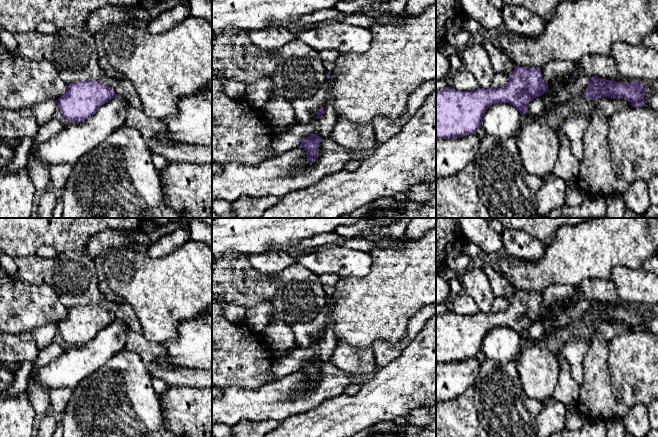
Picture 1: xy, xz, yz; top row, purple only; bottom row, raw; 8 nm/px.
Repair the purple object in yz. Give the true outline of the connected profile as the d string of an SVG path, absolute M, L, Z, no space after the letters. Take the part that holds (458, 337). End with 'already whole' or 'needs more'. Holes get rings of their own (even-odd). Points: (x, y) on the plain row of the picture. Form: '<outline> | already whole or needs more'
M515 290L508 307L502 312L478 312L474 315L458 315L452 311L436 315L436 363L461 362L476 358L482 348L486 334L497 327L513 329L521 339L528 337L529 327L542 320L548 312L548 306L542 303L541 293Z | already whole

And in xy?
M74 306L58 323L58 331L65 343L78 347L95 339L102 329L116 321L116 316L101 306Z | already whole

